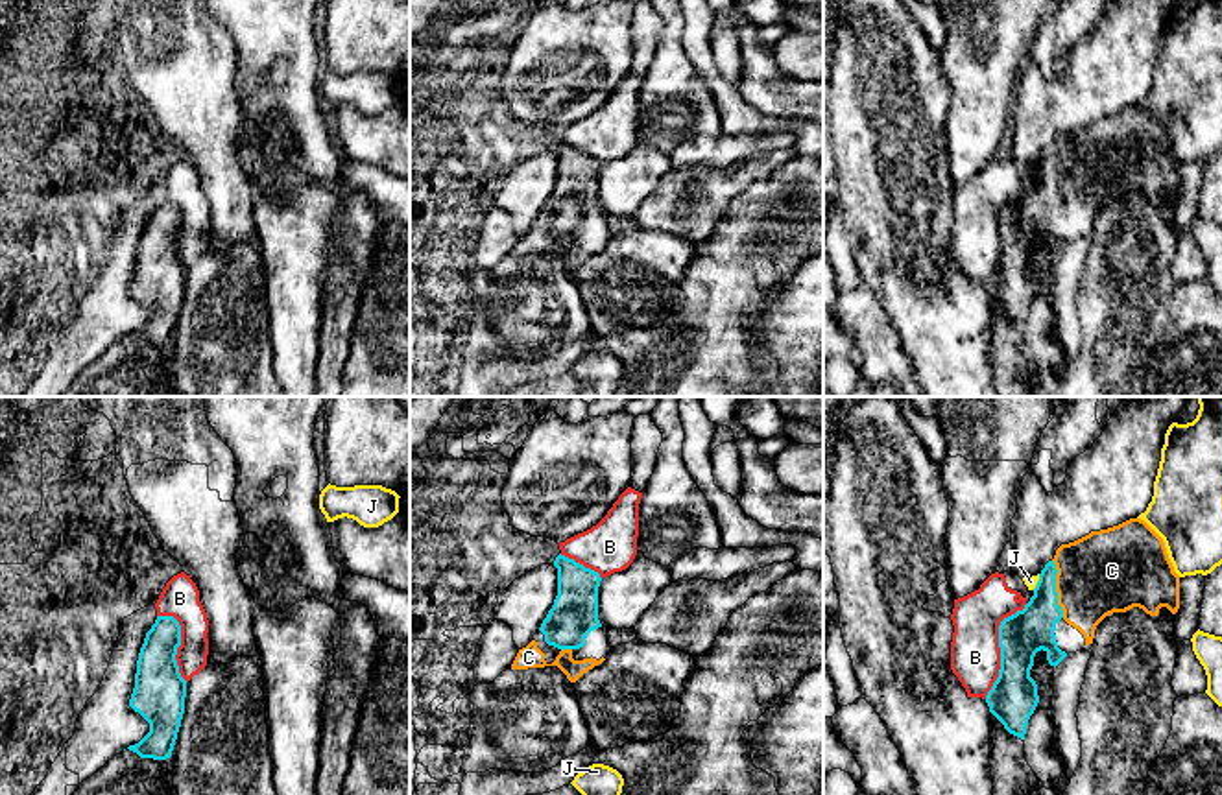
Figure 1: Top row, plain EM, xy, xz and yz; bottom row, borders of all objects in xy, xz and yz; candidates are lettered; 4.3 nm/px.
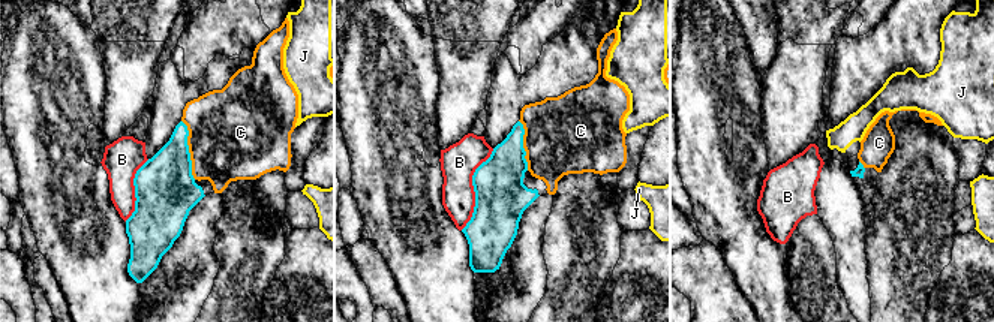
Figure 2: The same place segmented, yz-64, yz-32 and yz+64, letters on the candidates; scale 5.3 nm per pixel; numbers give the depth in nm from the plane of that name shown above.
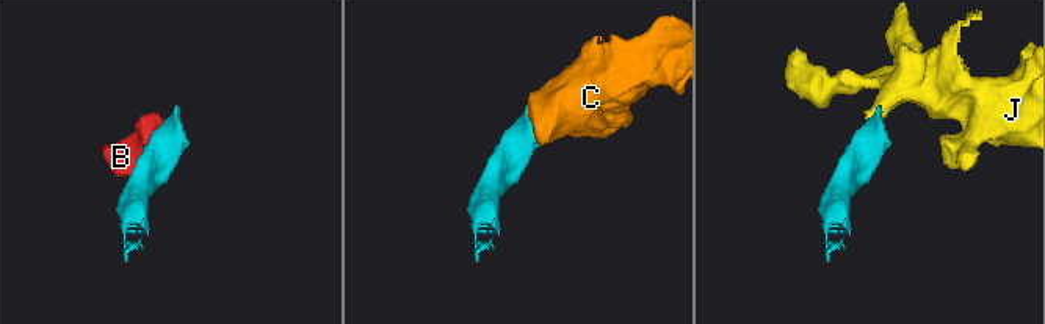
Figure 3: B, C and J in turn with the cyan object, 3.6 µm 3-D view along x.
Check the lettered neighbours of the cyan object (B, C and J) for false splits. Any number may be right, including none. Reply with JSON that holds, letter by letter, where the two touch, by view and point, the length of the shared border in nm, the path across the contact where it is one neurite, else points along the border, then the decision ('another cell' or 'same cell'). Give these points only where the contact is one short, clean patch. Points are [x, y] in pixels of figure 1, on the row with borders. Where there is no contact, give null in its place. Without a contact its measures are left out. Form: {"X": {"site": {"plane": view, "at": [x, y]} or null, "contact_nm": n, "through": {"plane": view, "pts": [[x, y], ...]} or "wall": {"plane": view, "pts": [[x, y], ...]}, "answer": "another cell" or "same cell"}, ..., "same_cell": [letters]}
{"B": {"site": {"plane": "yz", "at": [999, 646]}, "contact_nm": 460, "answer": "another cell"}, "C": {"site": {"plane": "yz", "at": [1054, 589]}, "contact_nm": 260, "through": {"plane": "yz", "pts": [[1021, 635], [1054, 598], [1054, 589], [1080, 585], [1108, 570]]}, "answer": "same cell"}, "J": {"site": {"plane": "yz", "at": [1038, 581]}, "contact_nm": 80, "wall": {"plane": "yz", "pts": [[1040, 574], [1032, 589]]}, "answer": "another cell"}, "same_cell": ["C"]}

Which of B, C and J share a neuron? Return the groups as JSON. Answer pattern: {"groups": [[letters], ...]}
{"groups": [["B", "J"], ["C"]]}

